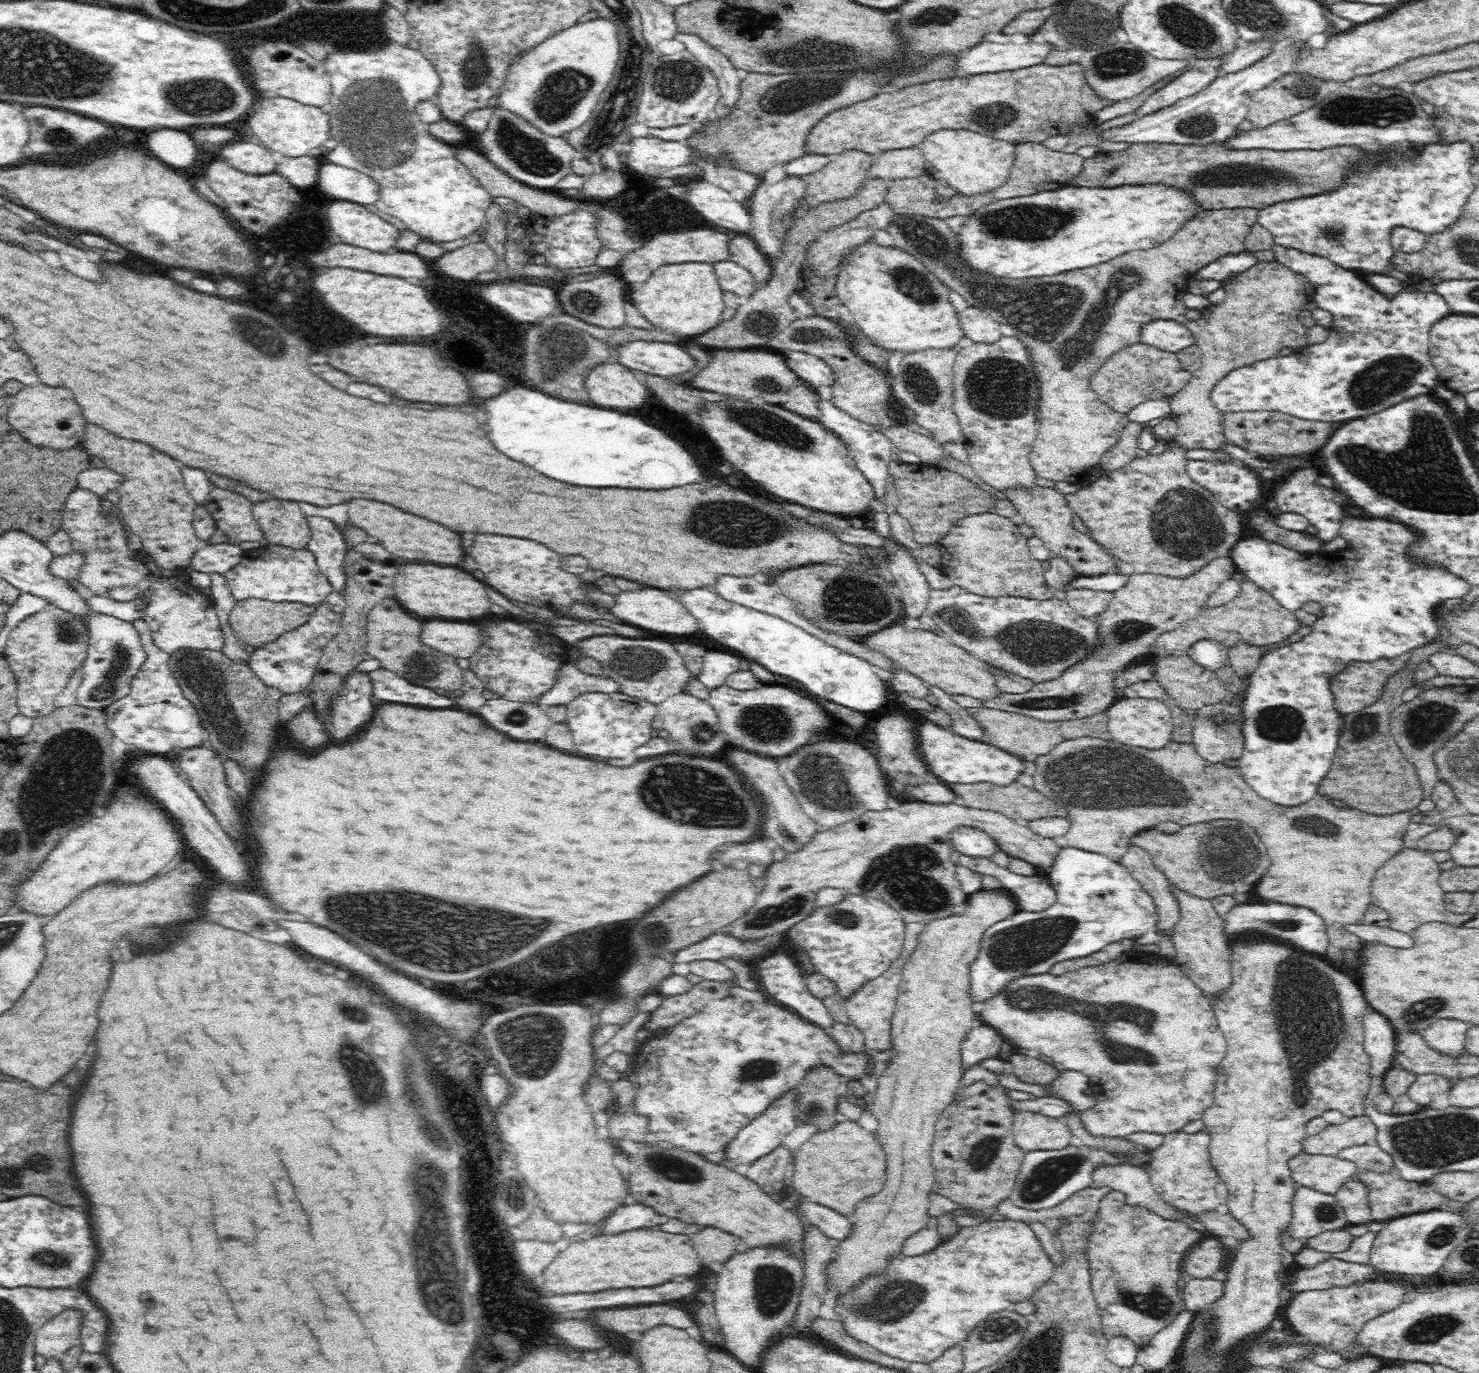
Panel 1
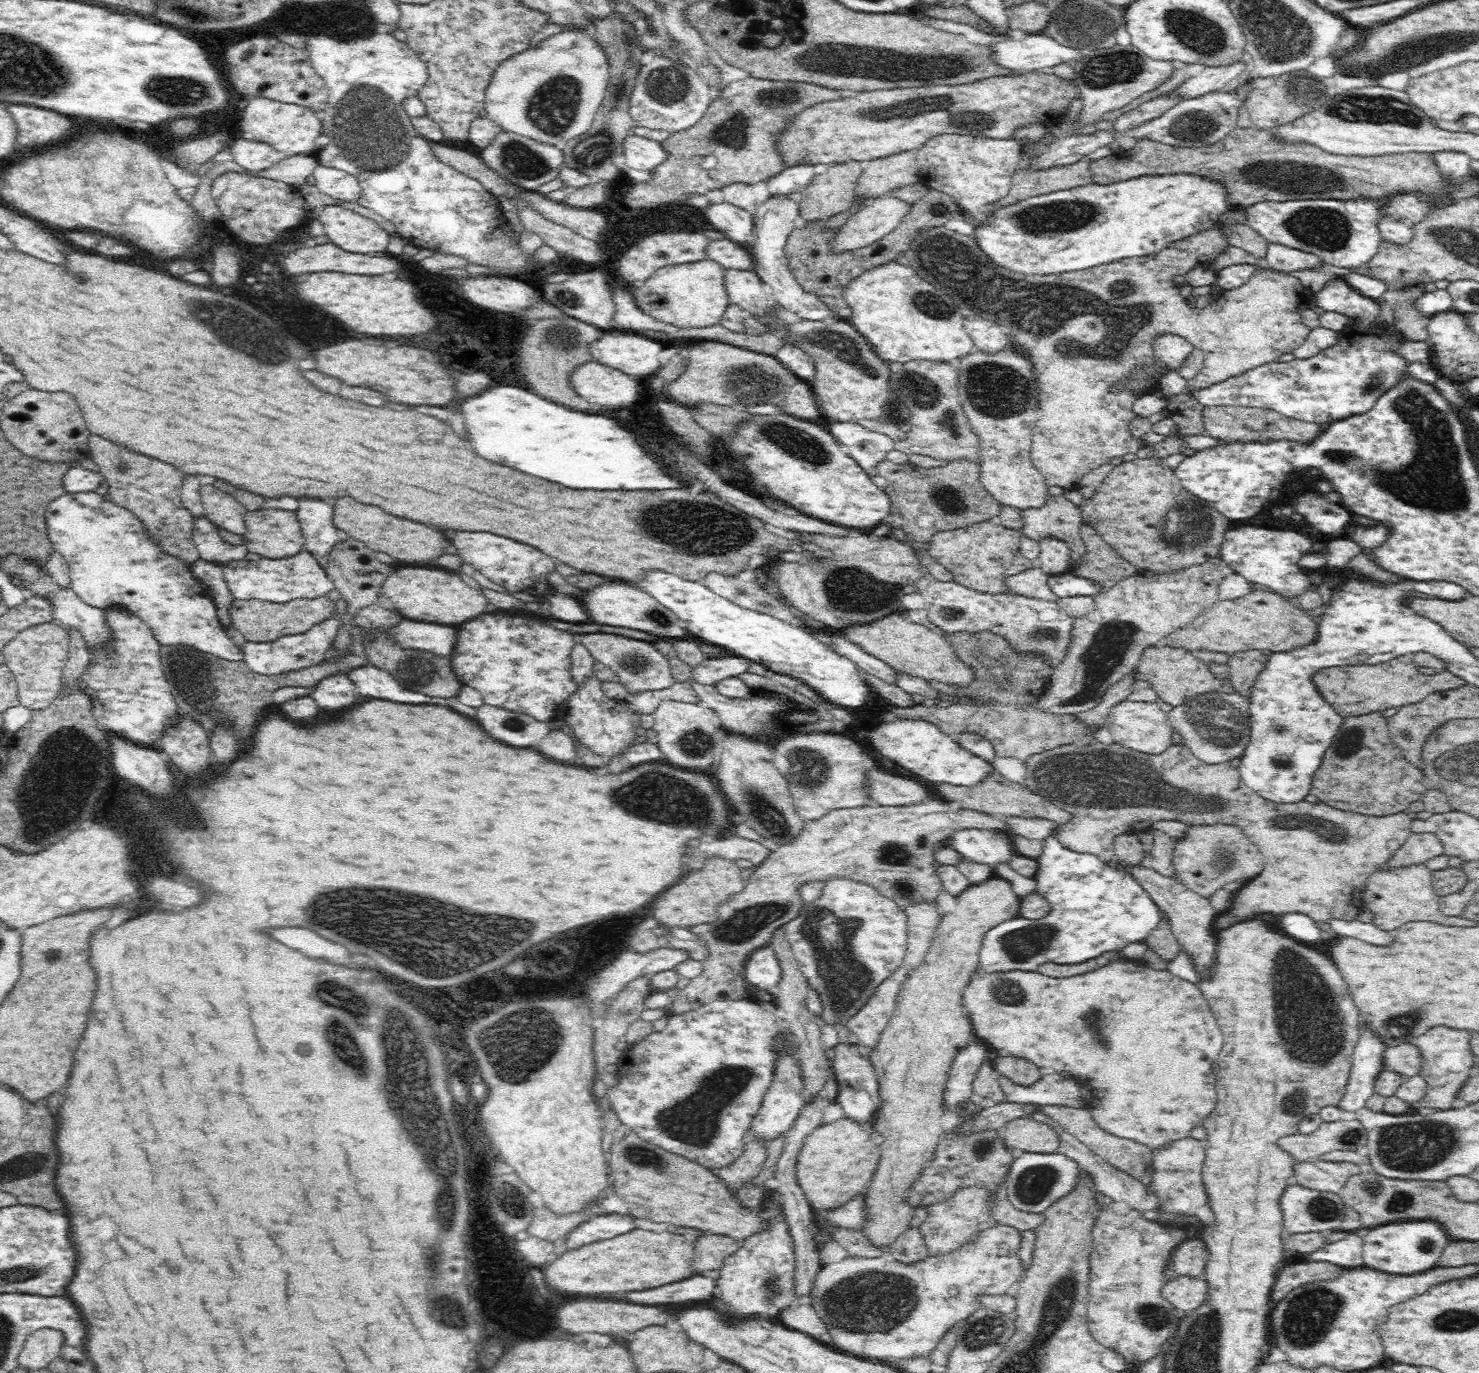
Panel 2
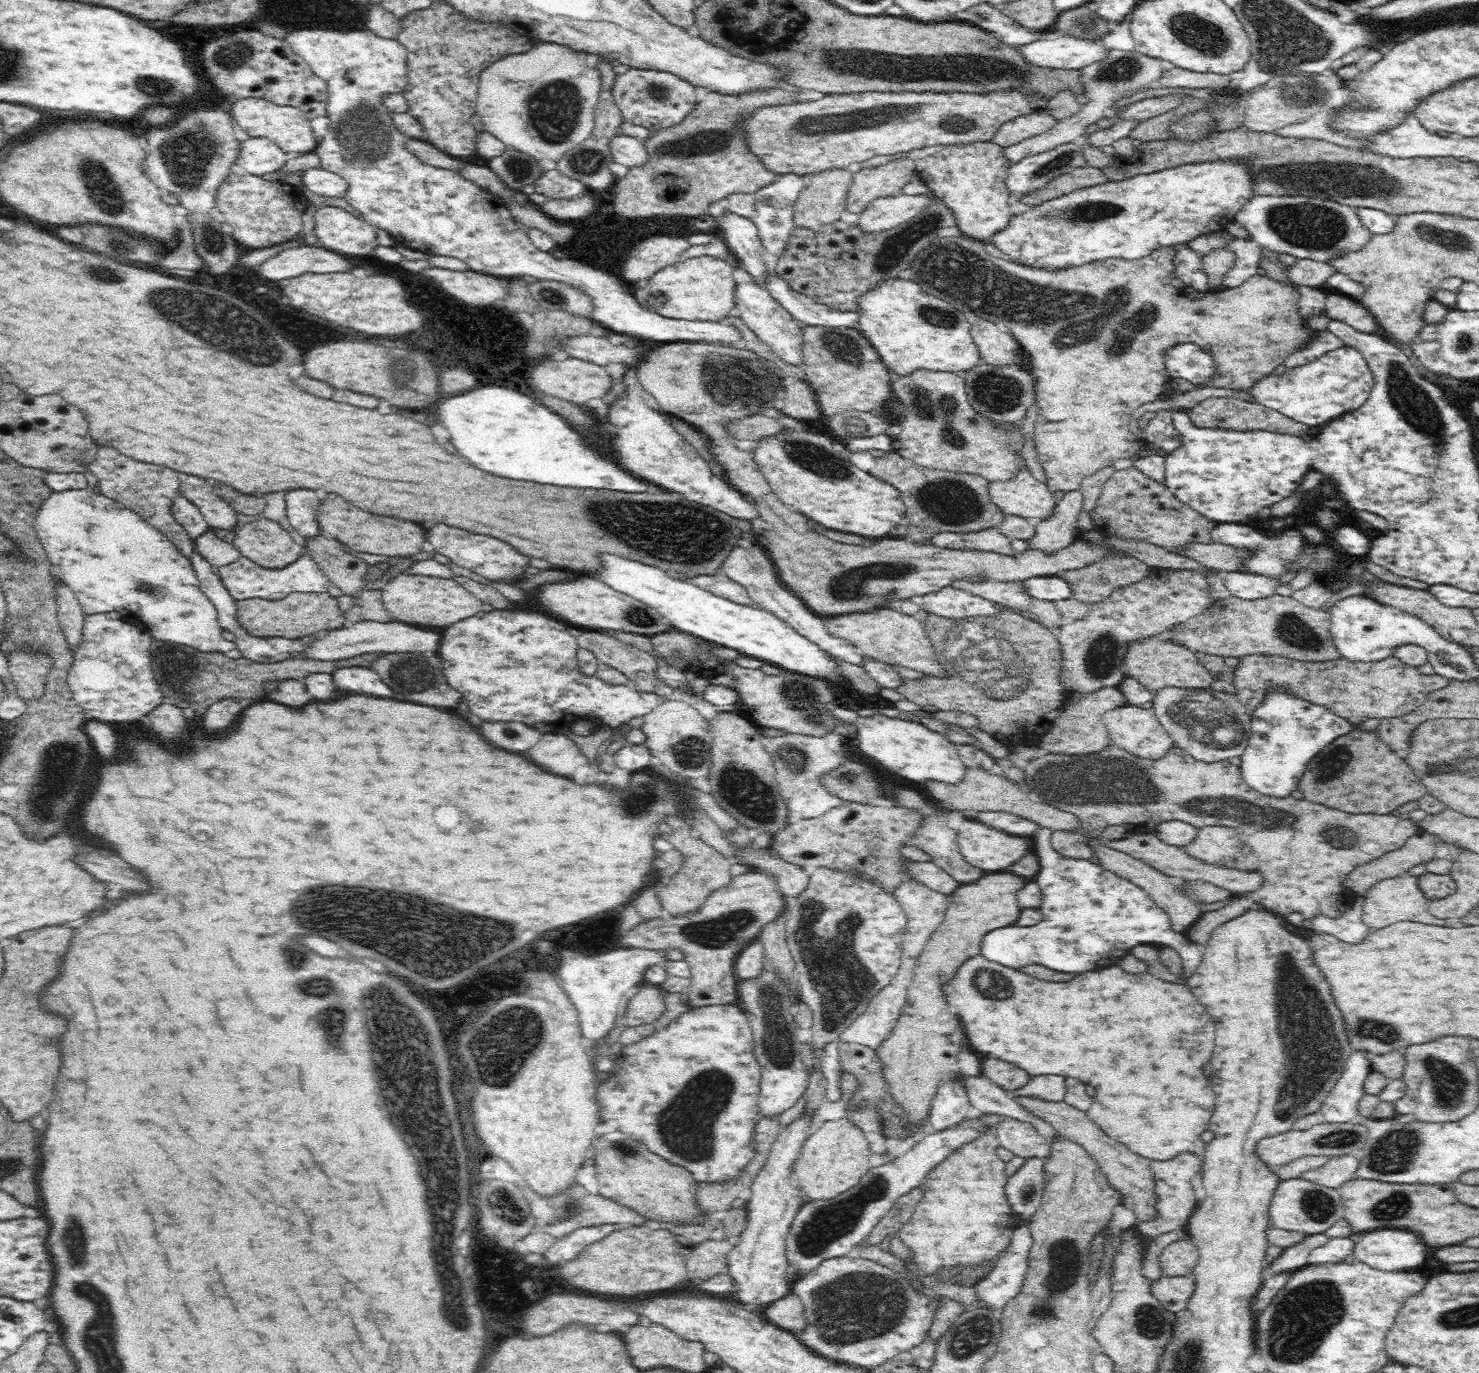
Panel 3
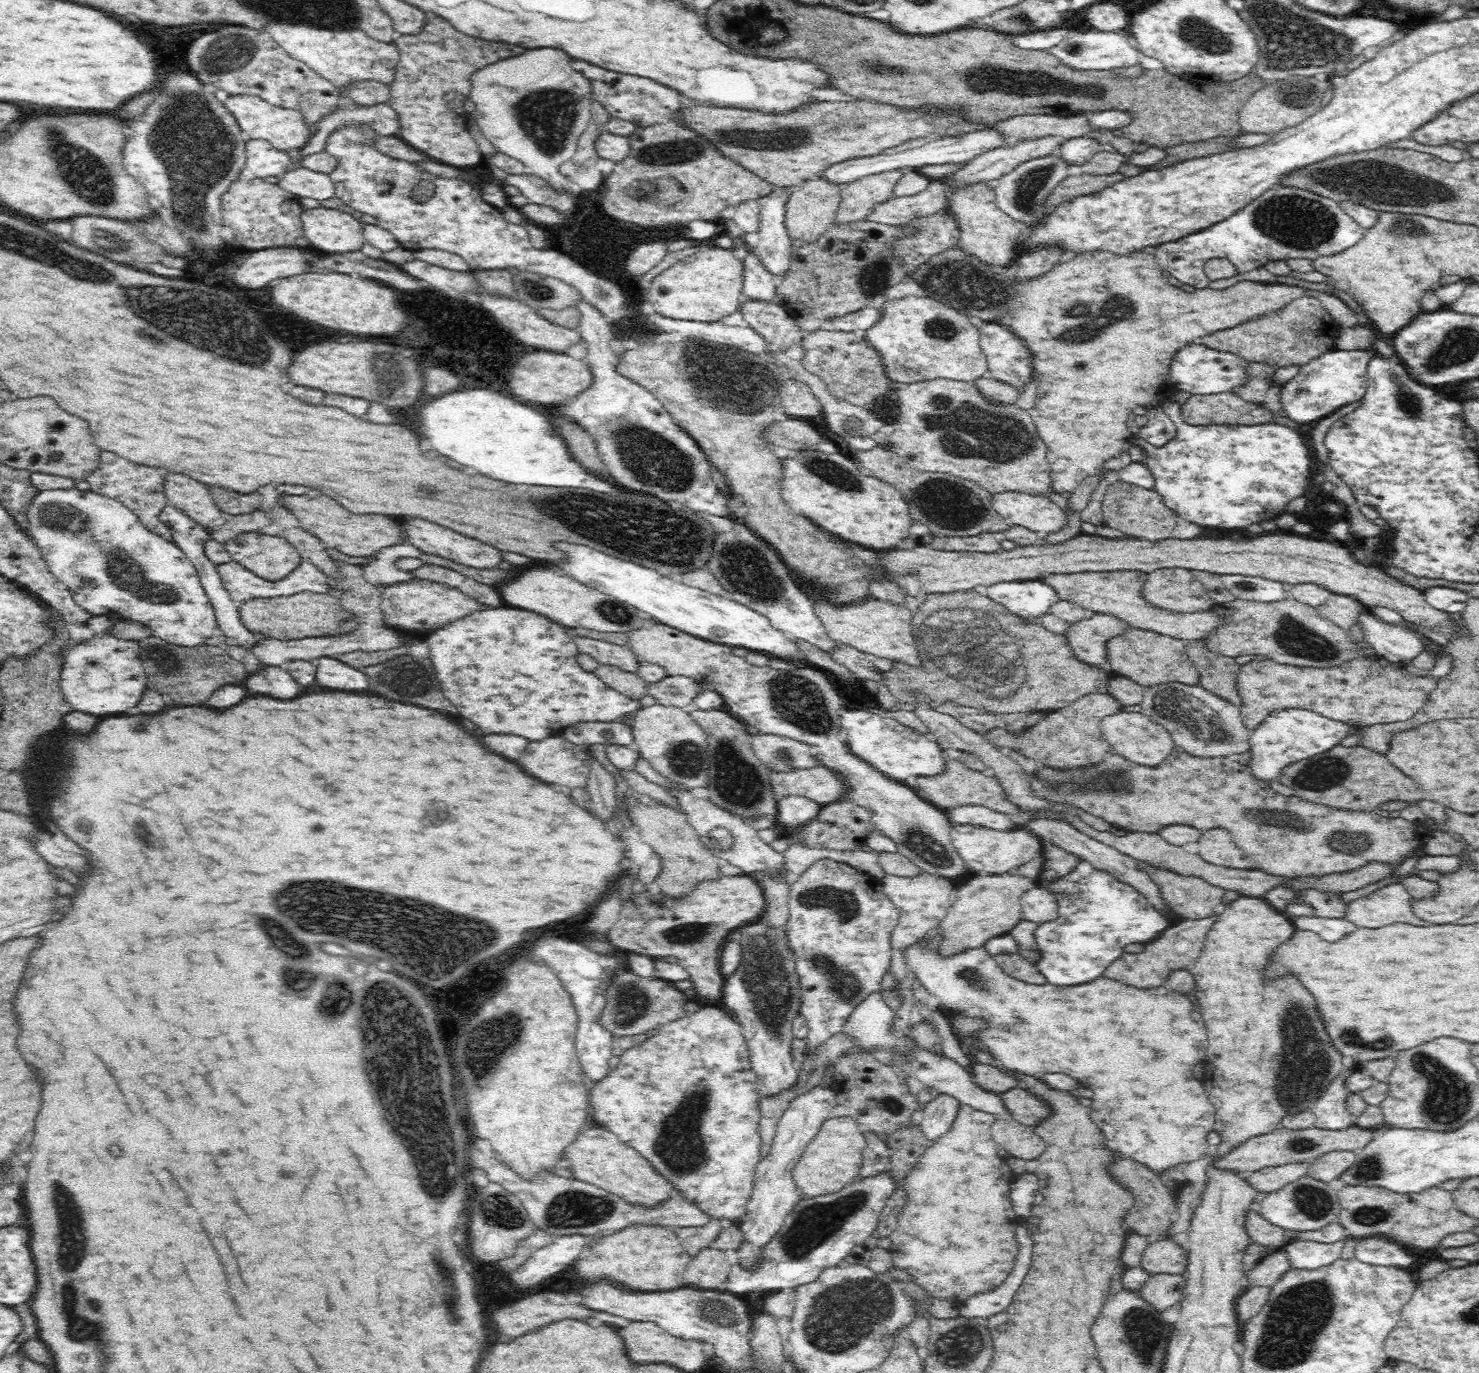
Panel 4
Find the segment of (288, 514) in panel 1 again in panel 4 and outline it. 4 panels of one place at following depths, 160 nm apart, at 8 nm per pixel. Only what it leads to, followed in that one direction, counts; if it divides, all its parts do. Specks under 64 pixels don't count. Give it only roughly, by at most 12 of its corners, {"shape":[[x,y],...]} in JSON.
{"shape":[[244,532],[225,543],[232,561],[268,582],[304,559],[276,535]]}

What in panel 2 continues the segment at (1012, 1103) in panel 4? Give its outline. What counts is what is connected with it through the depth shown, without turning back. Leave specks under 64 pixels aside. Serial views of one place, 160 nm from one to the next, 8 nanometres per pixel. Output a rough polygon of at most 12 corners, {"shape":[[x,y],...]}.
{"shape":[[1083,1109],[1037,1111],[1118,1171],[1151,1186],[1154,1152],[1099,1128]]}

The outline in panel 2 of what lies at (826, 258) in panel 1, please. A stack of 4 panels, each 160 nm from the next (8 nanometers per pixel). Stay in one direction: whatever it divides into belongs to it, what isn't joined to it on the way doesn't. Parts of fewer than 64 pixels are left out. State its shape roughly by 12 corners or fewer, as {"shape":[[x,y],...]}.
{"shape":[[887,196],[864,204],[834,238],[852,250],[886,236],[913,203]]}

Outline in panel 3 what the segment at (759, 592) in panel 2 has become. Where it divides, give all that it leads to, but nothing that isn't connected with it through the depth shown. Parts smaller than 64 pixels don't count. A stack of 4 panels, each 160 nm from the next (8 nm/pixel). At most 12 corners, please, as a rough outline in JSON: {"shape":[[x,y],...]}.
{"shape":[[722,572],[688,578],[694,586],[754,606],[746,589]]}

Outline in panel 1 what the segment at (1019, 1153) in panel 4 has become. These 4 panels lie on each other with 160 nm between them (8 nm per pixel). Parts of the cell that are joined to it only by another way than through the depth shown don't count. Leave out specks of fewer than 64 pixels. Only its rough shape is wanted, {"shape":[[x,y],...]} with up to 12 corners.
{"shape":[[1016,1112],[1019,1149],[1060,1150],[1074,1142],[1062,1119]]}

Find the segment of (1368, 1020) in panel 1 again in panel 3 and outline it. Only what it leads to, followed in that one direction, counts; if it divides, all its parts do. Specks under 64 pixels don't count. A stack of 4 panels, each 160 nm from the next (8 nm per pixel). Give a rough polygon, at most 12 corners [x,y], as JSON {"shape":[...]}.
{"shape":[[1354,1052],[1318,1110],[1321,1122],[1358,1118],[1363,1082],[1372,1071]]}

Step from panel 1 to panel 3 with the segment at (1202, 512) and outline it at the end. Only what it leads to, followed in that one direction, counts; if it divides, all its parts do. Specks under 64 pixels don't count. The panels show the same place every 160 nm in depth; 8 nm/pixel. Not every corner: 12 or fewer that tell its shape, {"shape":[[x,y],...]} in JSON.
{"shape":[[1137,468],[1114,471],[1093,530],[1174,552],[1214,521]]}

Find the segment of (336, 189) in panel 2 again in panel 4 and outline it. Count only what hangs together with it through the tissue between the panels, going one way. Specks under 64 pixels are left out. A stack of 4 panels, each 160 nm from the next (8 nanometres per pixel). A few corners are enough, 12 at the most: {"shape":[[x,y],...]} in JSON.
{"shape":[[299,167],[277,185],[298,198],[335,197],[328,174]]}

